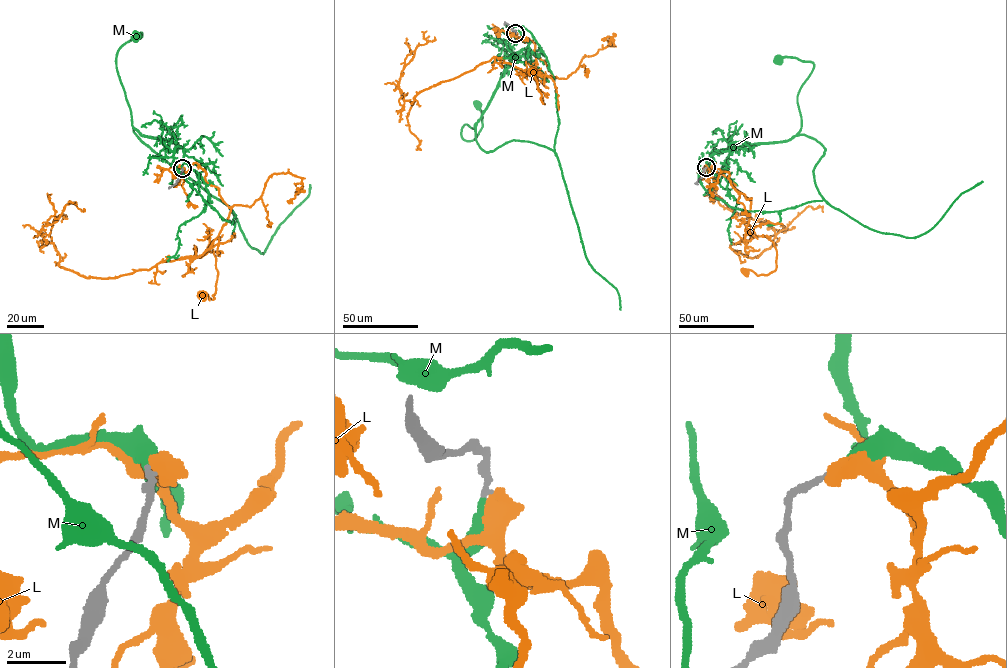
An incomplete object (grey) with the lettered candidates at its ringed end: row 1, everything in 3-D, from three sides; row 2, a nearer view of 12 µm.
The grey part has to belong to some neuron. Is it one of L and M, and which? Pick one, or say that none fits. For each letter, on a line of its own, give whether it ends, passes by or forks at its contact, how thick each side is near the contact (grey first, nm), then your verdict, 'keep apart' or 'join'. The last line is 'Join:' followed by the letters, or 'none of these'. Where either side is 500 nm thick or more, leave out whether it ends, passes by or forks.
L: 200/550 nm | keep apart
M: it ends | 200/280 nm | join
Join: M

